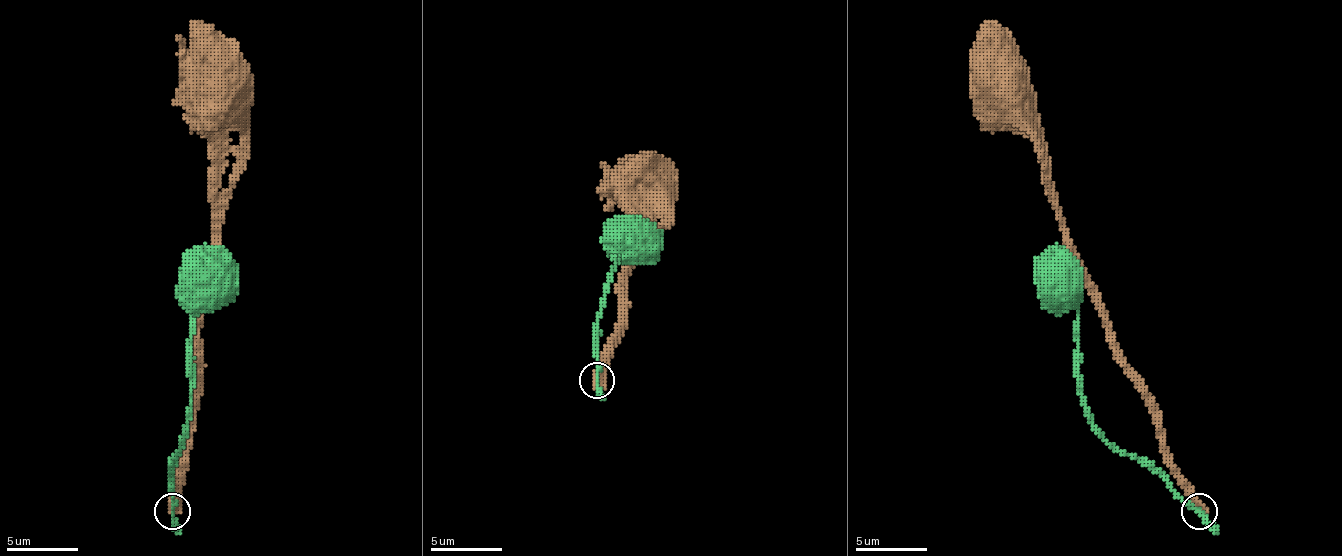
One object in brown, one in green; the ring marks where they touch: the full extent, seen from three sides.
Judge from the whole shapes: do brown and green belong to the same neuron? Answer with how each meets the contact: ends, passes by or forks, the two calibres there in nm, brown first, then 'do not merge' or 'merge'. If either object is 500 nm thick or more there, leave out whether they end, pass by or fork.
550/220 nm | do not merge

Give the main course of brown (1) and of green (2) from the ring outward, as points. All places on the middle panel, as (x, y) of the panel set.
1: (597, 381), (597, 363), (615, 342), (619, 285), (637, 252), (637, 213), (655, 195), (655, 184), (644, 184)
2: (597, 381), (597, 313), (615, 259), (633, 245)

